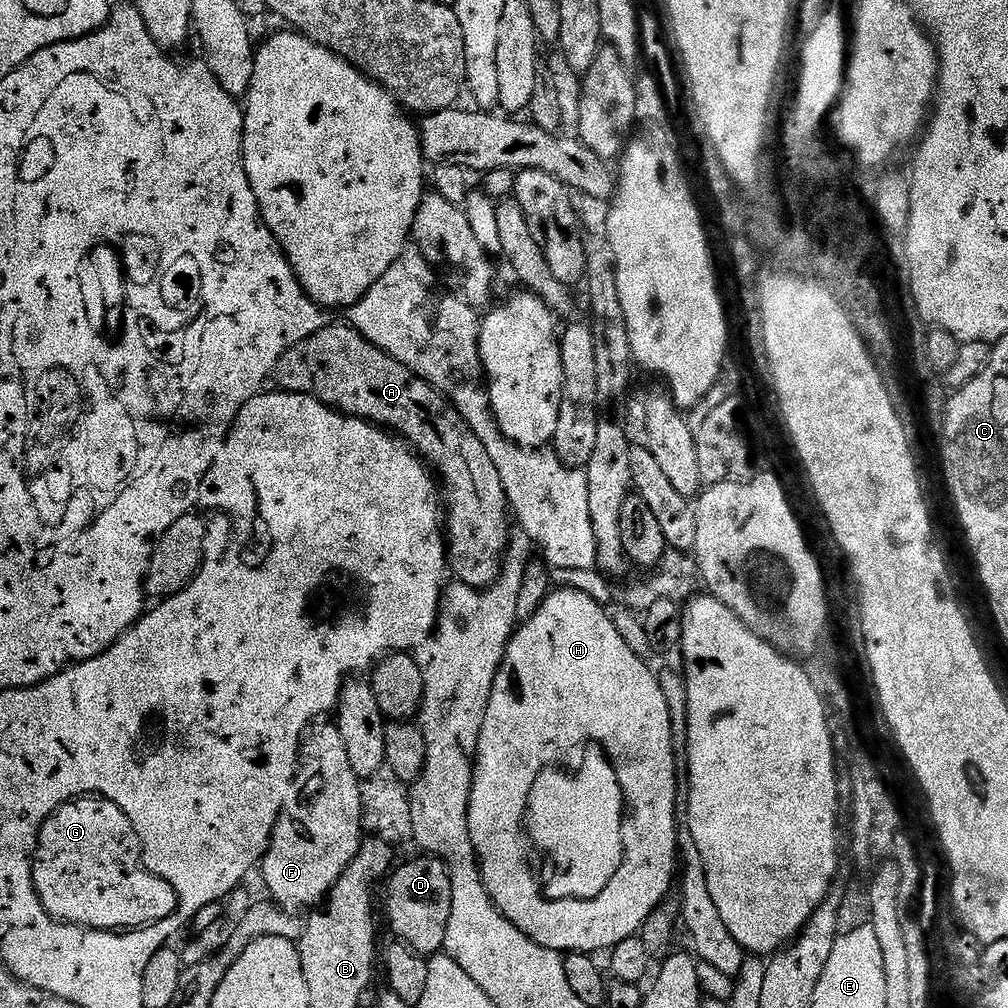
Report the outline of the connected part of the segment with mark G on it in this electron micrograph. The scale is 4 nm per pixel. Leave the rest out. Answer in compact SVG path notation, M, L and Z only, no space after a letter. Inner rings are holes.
M90 794L68 801L44 821L43 826L40 828L40 833L37 836L36 846L33 849L32 881L35 884L36 893L39 894L40 901L47 910L49 917L53 919L64 917L65 919L77 920L81 923L95 926L121 924L124 929L133 929L139 923L143 923L146 920L166 918L166 915L172 911L172 906L175 903L173 899L173 885L160 881L154 874L150 874L147 867L144 867L141 842L139 842L136 830L134 830L134 826L130 822L129 816L112 800Z

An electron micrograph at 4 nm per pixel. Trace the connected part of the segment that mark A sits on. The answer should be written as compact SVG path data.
M344 322L329 323L310 338L285 350L283 358L276 363L274 380L280 383L277 385L285 392L313 396L346 416L368 420L371 424L391 430L397 437L407 440L417 456L442 481L442 504L446 509L446 547L451 575L459 583L479 589L490 588L495 580L500 579L500 570L510 543L510 509L506 490L502 486L502 478L498 475L494 461L490 459L490 454L486 454L486 446L482 446L478 434L470 430L470 426L464 421L464 415L446 396L415 376L390 353L371 344L357 328Z

